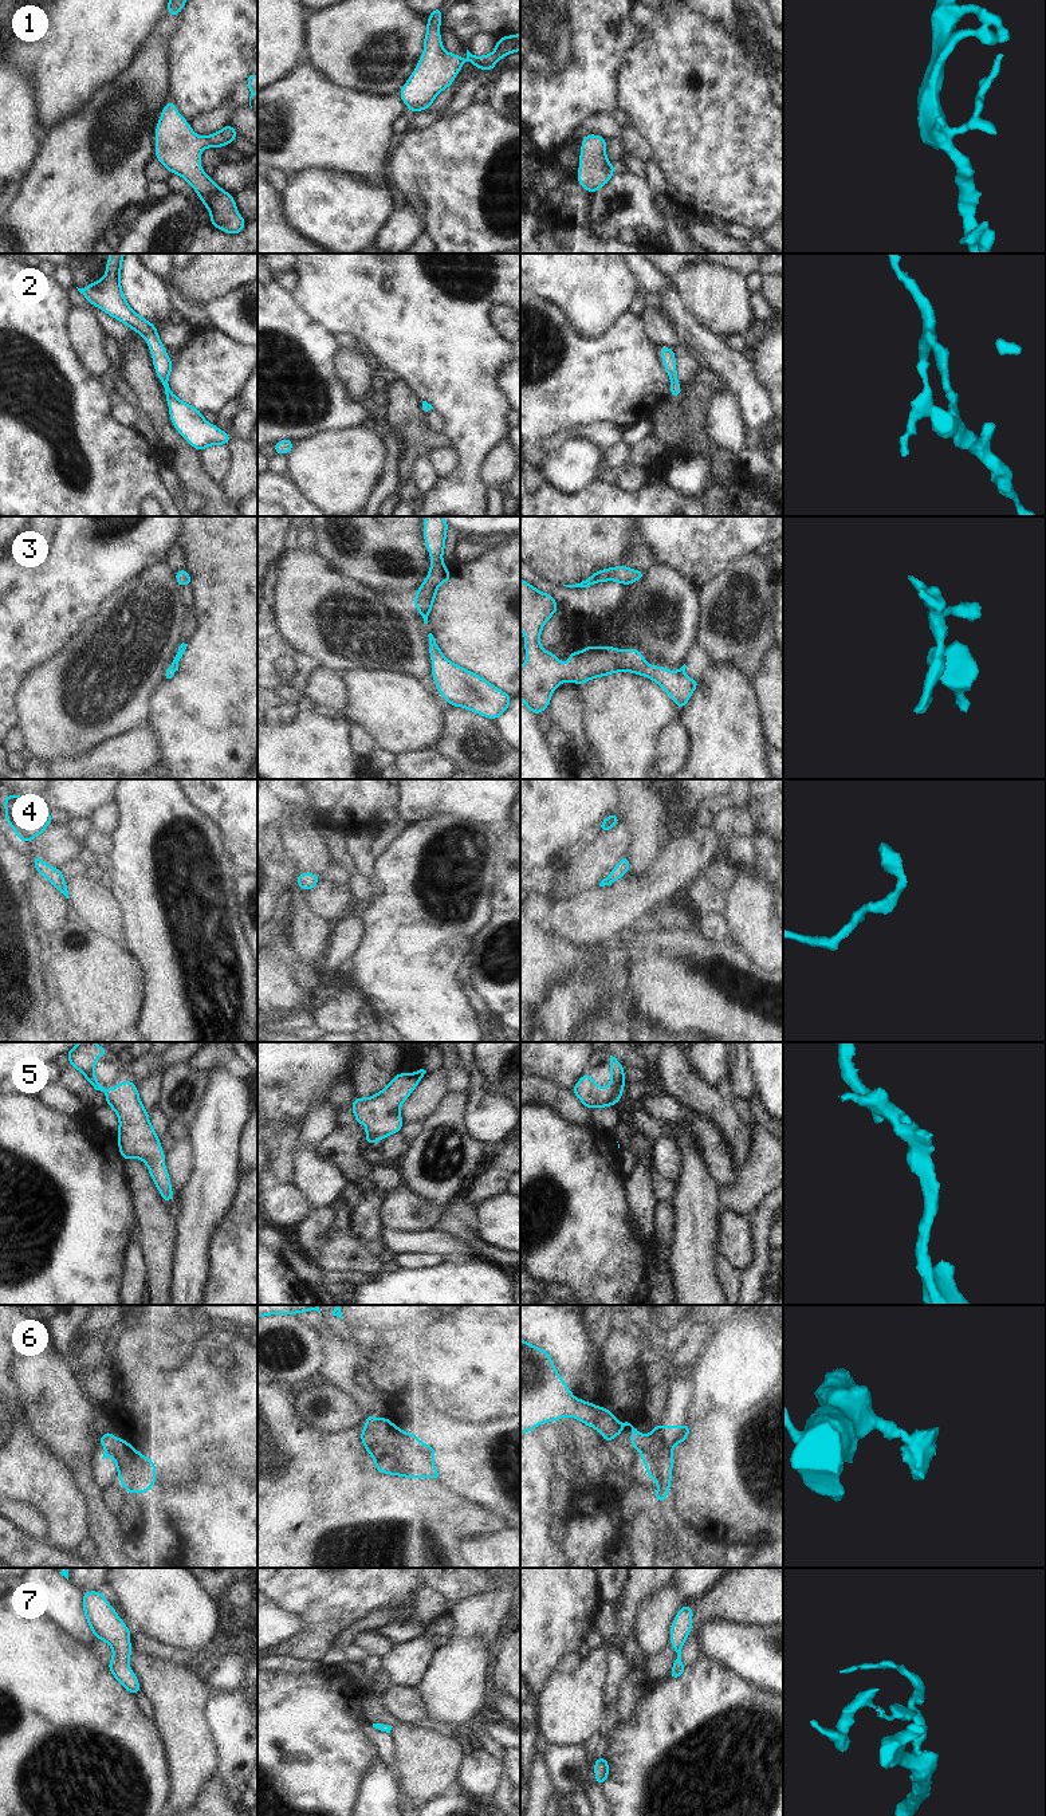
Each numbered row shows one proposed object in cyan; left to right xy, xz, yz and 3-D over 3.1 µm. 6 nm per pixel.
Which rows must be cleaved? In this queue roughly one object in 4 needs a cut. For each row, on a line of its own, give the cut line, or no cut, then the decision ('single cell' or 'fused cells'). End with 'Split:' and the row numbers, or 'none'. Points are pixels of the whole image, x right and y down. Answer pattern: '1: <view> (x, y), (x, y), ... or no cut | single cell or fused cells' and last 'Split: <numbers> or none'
1: no cut | single cell
2: no cut | single cell
3: no cut | single cell
4: no cut | single cell
5: no cut | single cell
6: no cut | single cell
7: no cut | single cell
Split: none

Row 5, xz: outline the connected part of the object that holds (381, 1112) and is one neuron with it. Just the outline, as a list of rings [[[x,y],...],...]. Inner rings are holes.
[[[426,1070],[397,1073],[385,1089],[371,1097],[354,1097],[351,1112],[357,1124],[365,1124],[366,1144],[375,1144],[381,1139],[401,1132],[404,1120],[400,1106],[412,1094]]]

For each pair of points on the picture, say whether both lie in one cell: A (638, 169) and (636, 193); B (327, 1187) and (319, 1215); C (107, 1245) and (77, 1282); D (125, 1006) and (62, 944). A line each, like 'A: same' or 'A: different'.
A: different
B: different
C: same
D: same

